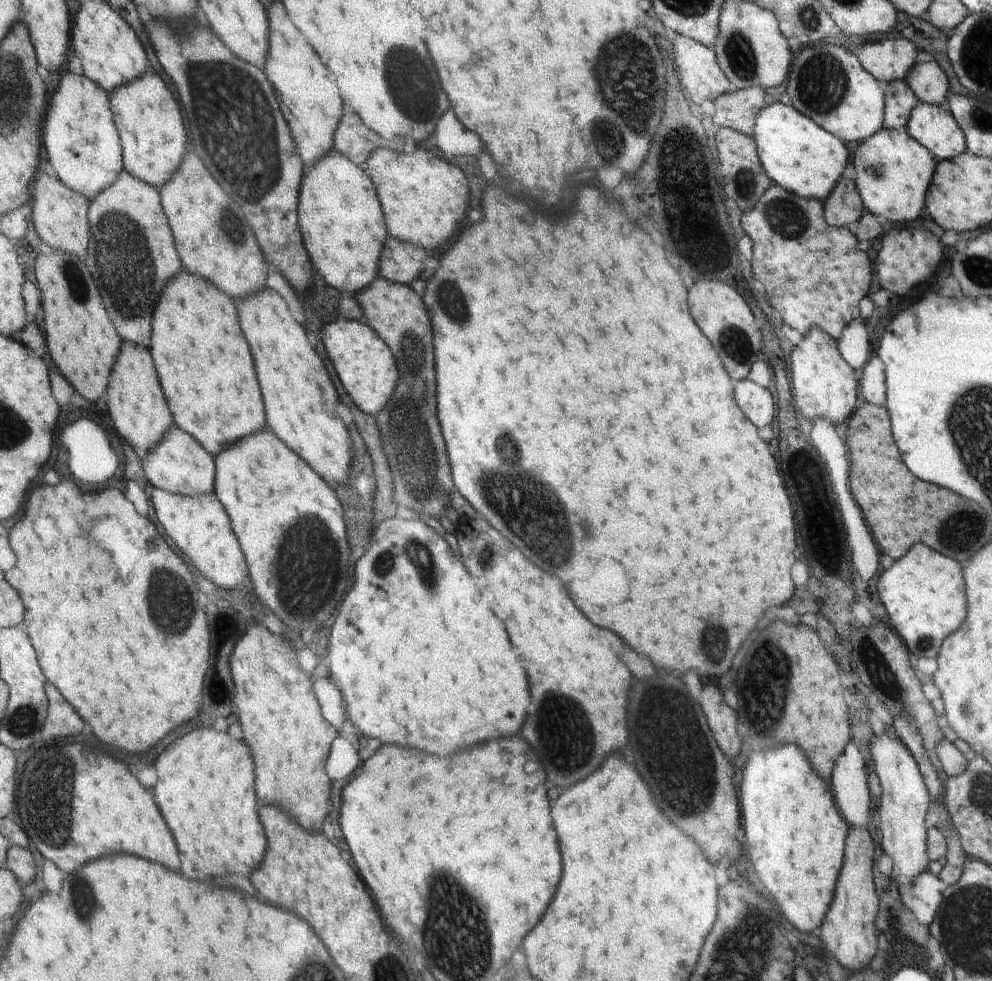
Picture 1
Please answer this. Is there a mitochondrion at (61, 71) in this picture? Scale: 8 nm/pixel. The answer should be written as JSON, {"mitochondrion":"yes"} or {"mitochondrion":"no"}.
{"mitochondrion":"no"}

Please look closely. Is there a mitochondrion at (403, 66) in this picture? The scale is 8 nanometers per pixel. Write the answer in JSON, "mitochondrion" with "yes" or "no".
{"mitochondrion":"yes"}

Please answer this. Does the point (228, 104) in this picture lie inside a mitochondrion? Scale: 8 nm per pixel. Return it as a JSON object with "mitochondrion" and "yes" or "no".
{"mitochondrion":"yes"}

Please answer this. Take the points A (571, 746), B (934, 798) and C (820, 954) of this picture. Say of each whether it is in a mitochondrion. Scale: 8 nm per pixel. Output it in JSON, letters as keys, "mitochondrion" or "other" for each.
{"A":"mitochondrion","B":"other","C":"other"}

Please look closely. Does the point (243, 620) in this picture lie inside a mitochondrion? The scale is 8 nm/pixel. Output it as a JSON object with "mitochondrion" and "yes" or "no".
{"mitochondrion":"no"}

